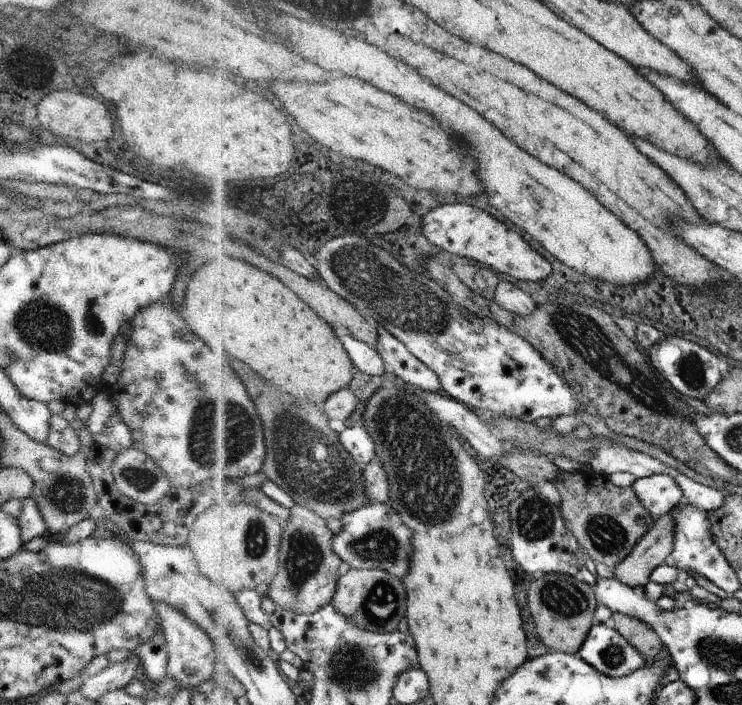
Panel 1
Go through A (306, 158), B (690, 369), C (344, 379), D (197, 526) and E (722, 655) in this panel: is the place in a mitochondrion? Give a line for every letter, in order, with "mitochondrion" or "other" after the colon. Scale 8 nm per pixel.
A: other
B: mitochondrion
C: other
D: other
E: mitochondrion

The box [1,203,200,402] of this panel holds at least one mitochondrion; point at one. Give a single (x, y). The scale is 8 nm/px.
(40, 323)

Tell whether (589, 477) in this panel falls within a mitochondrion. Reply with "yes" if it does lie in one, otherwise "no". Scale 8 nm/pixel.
no

